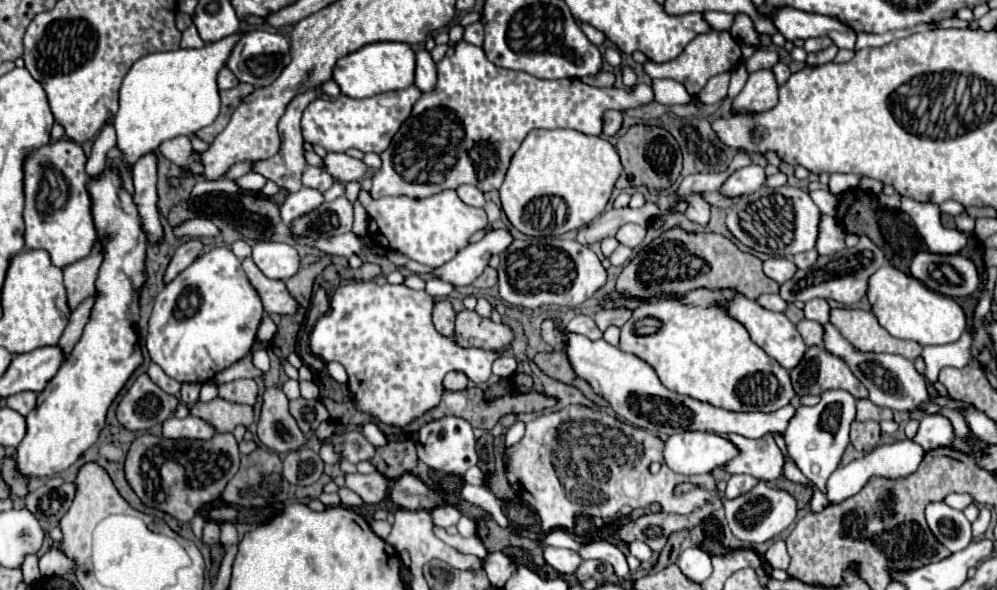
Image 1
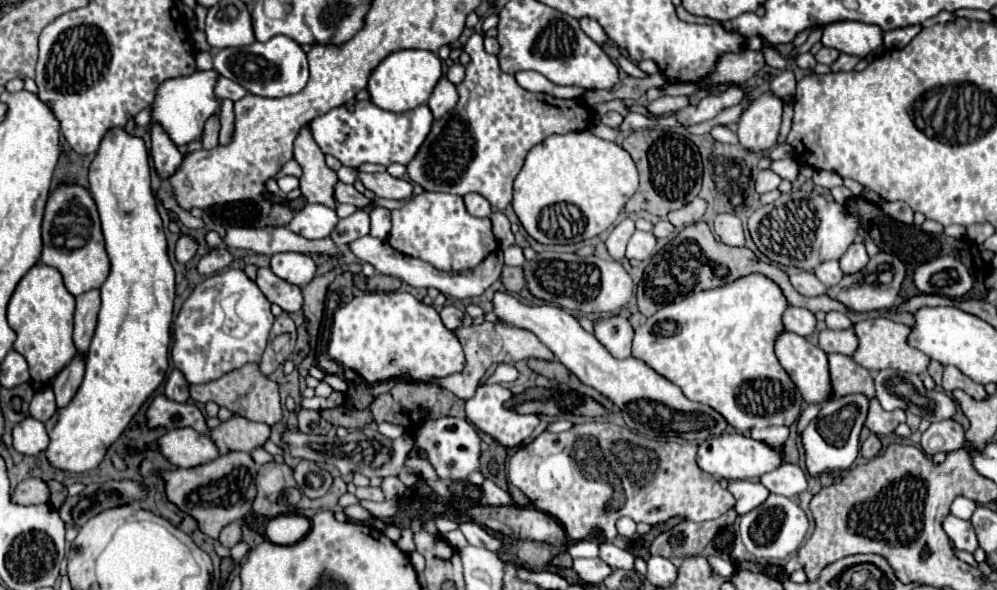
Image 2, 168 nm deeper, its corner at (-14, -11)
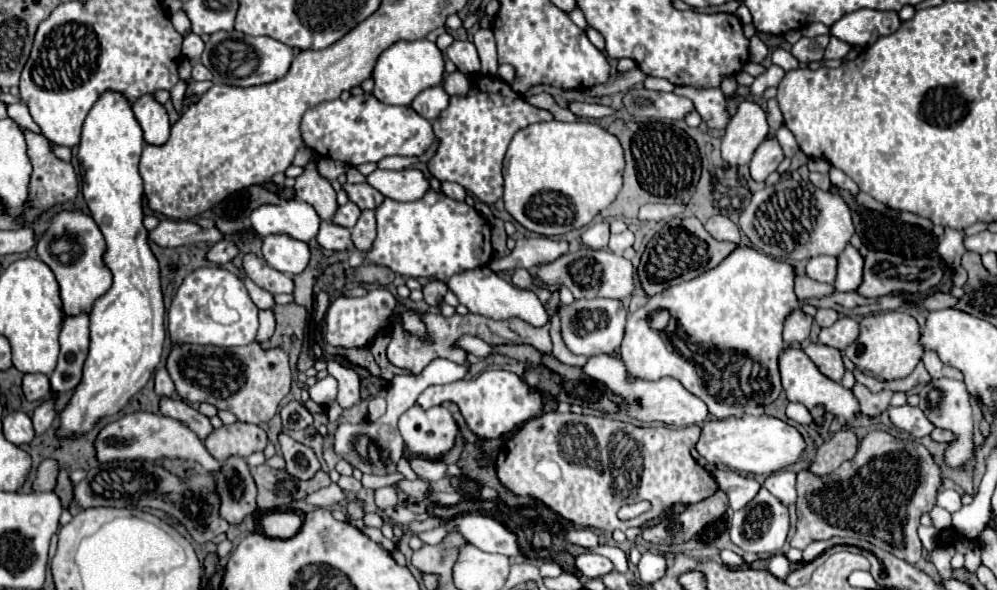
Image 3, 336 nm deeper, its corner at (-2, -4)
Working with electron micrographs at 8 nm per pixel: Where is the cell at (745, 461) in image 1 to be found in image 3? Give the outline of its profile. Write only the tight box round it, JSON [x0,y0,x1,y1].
[763,470,797,506]

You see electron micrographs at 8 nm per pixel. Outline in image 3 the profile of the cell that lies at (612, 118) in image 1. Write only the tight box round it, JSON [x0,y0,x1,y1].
[569,102,615,120]

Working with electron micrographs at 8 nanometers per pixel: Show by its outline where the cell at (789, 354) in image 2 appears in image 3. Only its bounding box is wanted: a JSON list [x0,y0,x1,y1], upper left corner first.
[779,346,859,420]

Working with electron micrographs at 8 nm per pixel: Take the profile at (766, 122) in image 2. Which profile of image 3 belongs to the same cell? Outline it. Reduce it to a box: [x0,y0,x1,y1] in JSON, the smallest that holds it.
[721,100,769,164]

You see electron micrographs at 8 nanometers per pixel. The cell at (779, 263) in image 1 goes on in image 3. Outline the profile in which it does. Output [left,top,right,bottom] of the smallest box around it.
[795,274,835,300]

